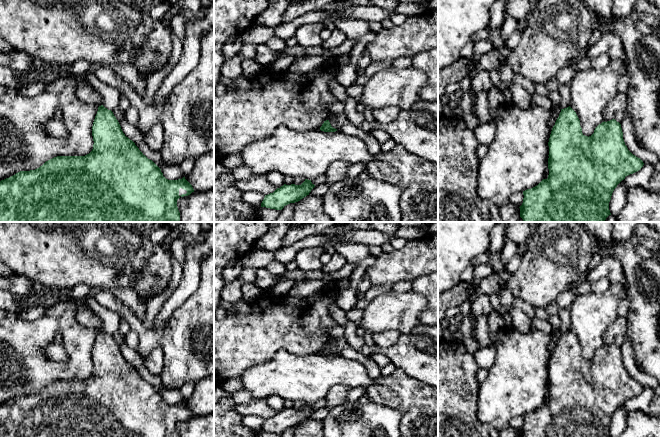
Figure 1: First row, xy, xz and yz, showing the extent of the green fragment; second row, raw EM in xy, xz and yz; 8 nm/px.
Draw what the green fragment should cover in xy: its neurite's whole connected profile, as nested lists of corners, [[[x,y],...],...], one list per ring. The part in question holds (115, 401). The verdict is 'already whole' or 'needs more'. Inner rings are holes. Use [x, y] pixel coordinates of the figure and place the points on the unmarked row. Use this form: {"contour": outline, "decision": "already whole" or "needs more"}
{"contour": [[[103,329],[98,331],[92,350],[93,373],[85,380],[57,380],[46,385],[35,394],[20,395],[15,399],[0,405],[0,437],[180,437],[177,431],[177,424],[180,421],[188,420],[194,413],[183,401],[178,404],[168,404],[163,400],[161,393],[148,383],[135,369],[125,360],[121,350],[111,334]]], "decision": "needs more"}

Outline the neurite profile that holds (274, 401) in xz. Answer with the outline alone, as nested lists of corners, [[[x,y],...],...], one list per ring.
[[[272,395],[266,399],[268,405],[273,408],[276,413],[284,409],[284,401],[282,398],[279,398],[277,395]]]

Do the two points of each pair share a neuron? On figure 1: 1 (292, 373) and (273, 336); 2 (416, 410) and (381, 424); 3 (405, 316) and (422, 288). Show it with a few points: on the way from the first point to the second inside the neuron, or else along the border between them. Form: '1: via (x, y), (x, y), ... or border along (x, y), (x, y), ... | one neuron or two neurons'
1: border along (303, 354), (280, 349), (260, 363) | two neurons
2: border along (380, 403), (390, 406), (400, 413), (400, 426) | two neurons
3: border along (411, 289), (425, 298), (425, 309), (419, 317) | two neurons

